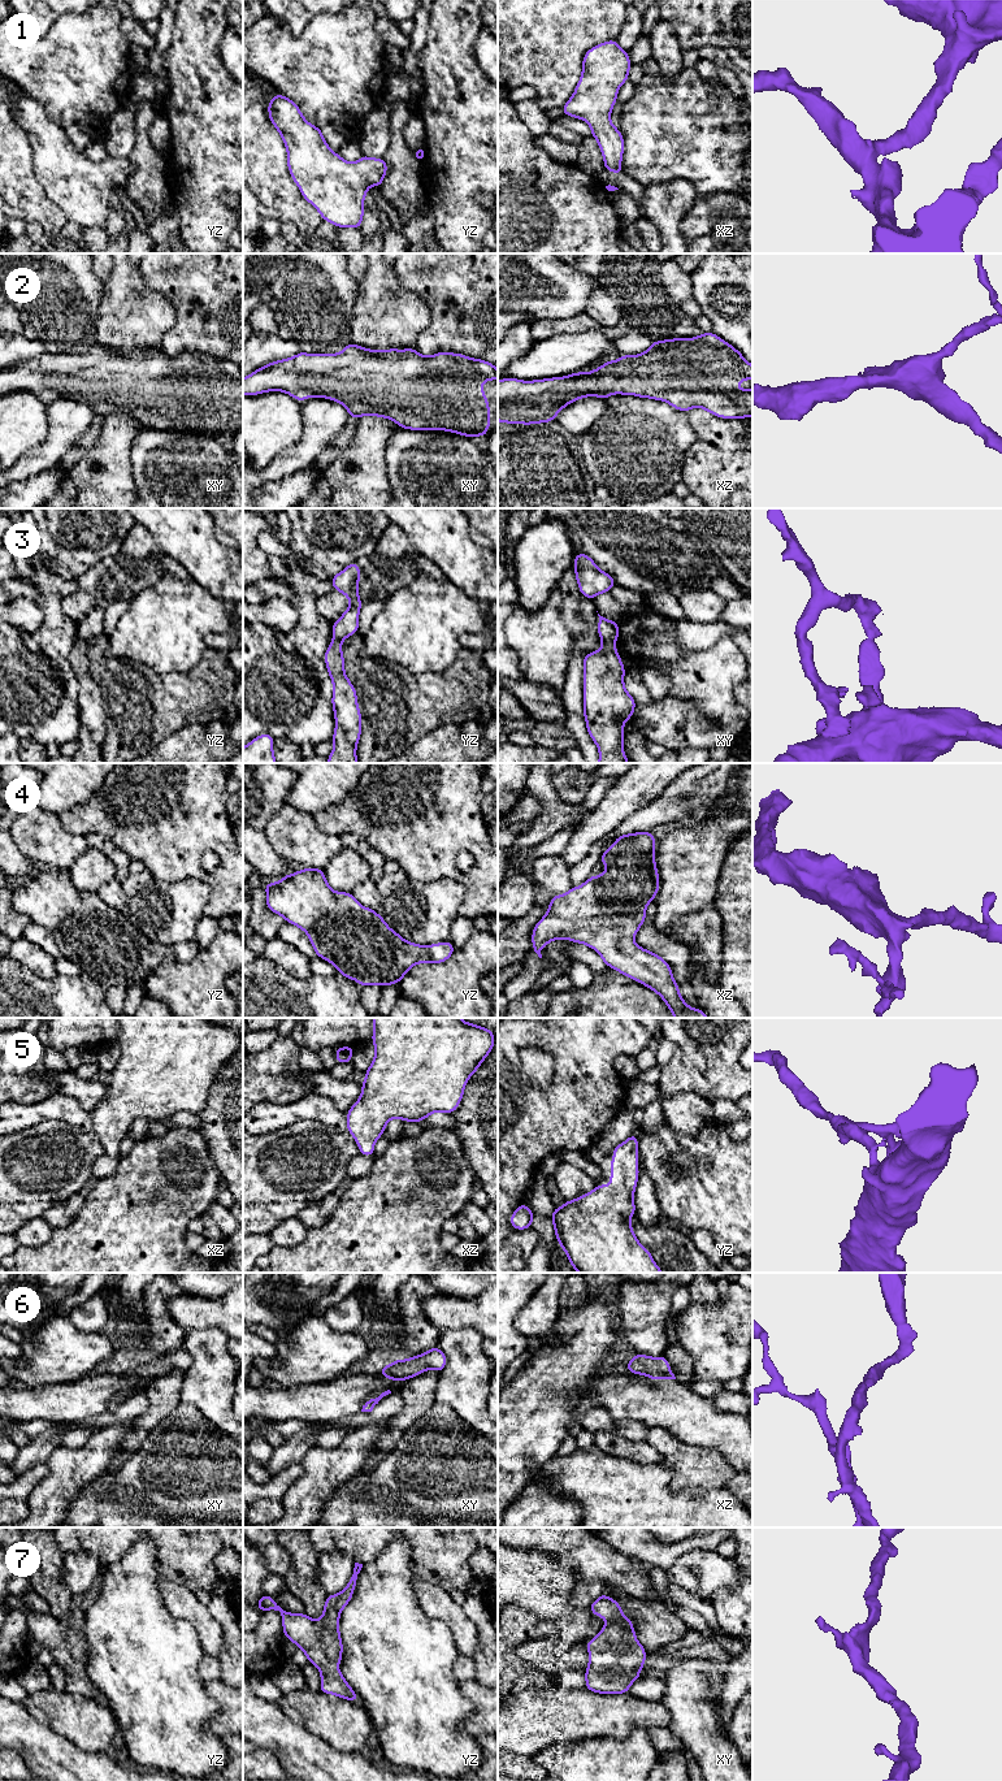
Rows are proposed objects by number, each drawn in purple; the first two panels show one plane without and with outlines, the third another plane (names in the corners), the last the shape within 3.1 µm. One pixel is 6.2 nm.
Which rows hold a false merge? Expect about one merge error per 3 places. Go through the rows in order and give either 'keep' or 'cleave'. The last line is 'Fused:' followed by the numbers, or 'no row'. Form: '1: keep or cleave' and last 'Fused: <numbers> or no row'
1: keep
2: keep
3: cleave
4: keep
5: keep
6: keep
7: keep
Fused: 3

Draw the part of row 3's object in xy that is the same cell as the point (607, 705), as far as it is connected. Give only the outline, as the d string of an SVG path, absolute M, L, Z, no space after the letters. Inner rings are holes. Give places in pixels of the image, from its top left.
M603 641L599 651L584 656L584 718L599 750L598 763L628 763L624 753L624 723L634 712L636 701L624 685L625 667L613 641Z

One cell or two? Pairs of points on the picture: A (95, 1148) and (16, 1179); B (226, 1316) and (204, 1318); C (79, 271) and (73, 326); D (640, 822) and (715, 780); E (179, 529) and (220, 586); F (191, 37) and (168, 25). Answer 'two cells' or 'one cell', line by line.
A: one cell
B: one cell
C: one cell
D: one cell
E: one cell
F: two cells

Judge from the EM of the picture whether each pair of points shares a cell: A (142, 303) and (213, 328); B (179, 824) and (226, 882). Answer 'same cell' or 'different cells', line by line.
A: different cells
B: same cell

